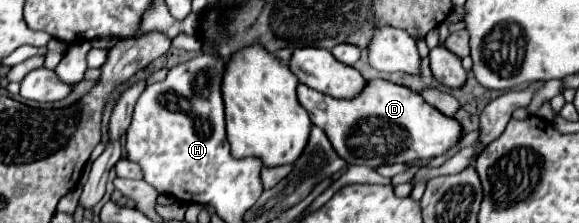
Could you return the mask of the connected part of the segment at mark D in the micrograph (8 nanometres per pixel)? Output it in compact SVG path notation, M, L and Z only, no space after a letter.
M382 78L366 82L364 90L352 100L330 98L298 84L298 102L308 110L314 126L326 132L336 154L348 164L370 168L398 162L416 164L444 154L462 134L462 128L454 118L448 118L426 104L418 92Z

